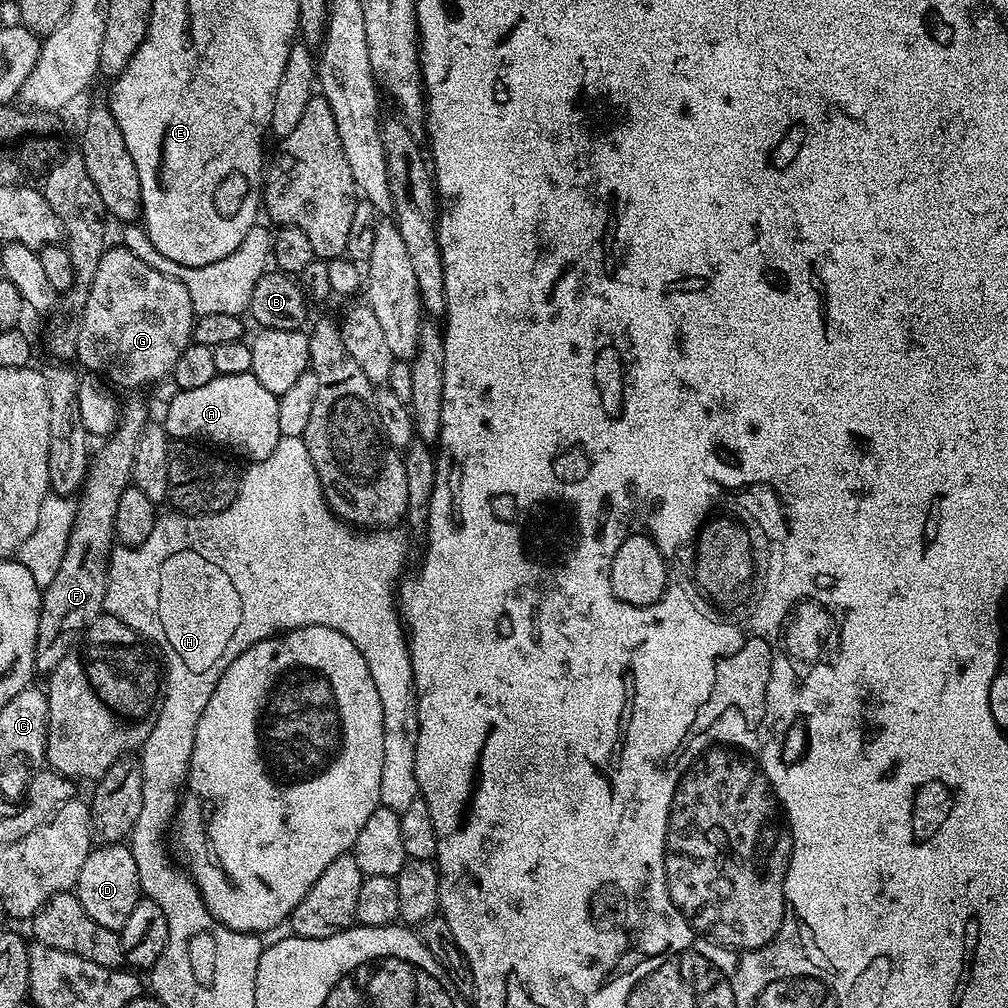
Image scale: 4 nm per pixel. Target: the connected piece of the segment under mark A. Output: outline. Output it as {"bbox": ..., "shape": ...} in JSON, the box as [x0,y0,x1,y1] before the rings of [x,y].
{"bbox":[162,371,282,462],"shape":[[[251,371],[240,374],[216,375],[213,380],[206,382],[206,386],[198,386],[195,390],[179,390],[176,397],[168,404],[164,412],[162,423],[172,440],[187,440],[189,442],[205,442],[209,440],[217,449],[229,448],[240,456],[245,456],[245,461],[255,462],[264,460],[270,454],[274,454],[274,446],[282,439],[278,430],[278,397]]]}

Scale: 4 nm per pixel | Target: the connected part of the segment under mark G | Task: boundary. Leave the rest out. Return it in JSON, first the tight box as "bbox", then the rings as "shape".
{"bbox":[76,246,194,389],"shape":[[[123,246],[109,247],[102,254],[96,273],[92,275],[92,284],[78,323],[80,333],[76,339],[76,360],[92,371],[89,373],[99,374],[117,389],[138,388],[142,384],[152,384],[163,376],[165,379],[171,373],[174,362],[182,358],[182,350],[193,343],[194,313],[189,290],[178,278],[154,270]]]}

